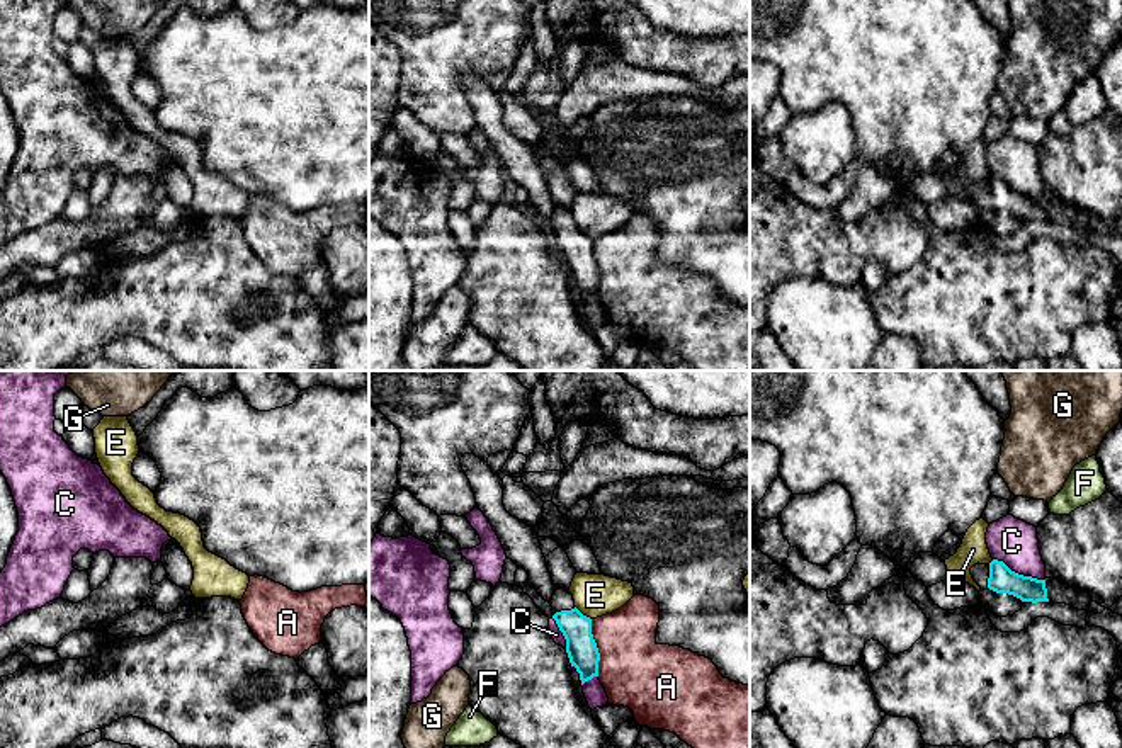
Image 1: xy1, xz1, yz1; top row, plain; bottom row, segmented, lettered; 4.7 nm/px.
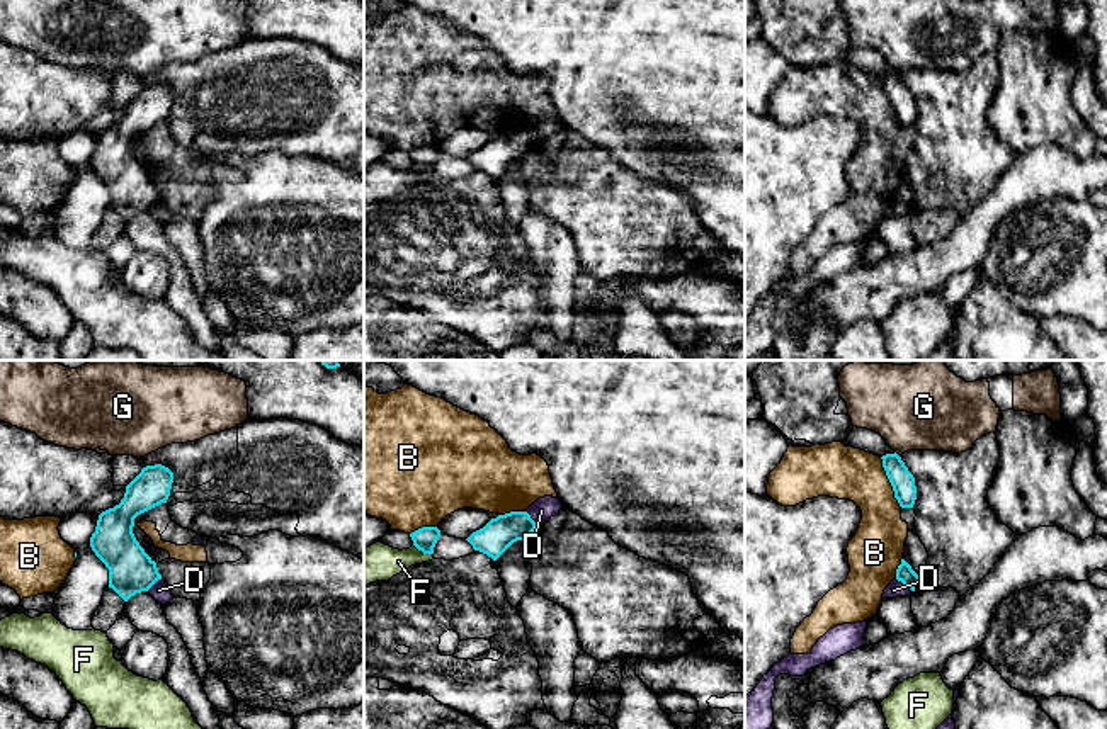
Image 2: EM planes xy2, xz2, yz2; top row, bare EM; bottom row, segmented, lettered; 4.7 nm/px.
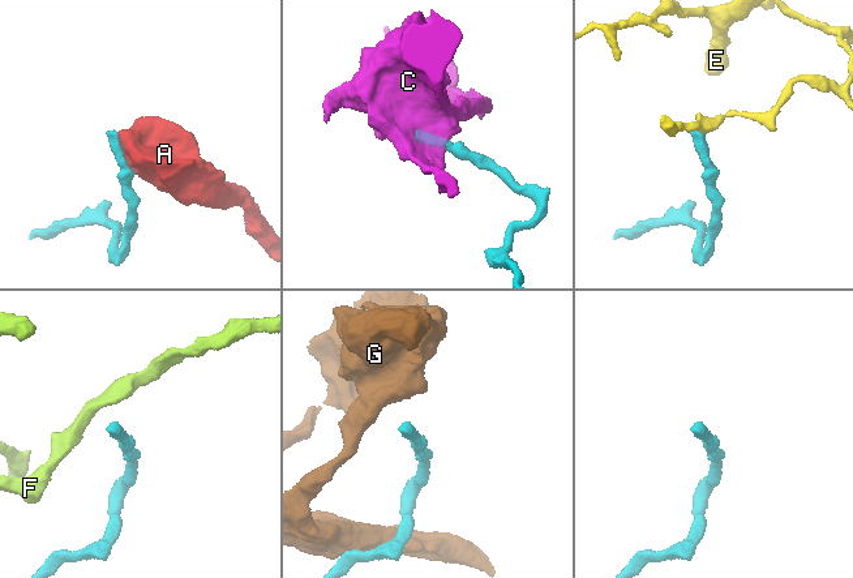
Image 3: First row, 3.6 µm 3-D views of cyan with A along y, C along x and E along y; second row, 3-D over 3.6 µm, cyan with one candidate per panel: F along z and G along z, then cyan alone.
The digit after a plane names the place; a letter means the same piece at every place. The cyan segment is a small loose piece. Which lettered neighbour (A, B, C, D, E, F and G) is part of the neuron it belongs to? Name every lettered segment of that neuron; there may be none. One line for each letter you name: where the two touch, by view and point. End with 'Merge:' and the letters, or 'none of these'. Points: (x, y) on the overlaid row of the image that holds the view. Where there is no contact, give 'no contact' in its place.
Merge: none of these

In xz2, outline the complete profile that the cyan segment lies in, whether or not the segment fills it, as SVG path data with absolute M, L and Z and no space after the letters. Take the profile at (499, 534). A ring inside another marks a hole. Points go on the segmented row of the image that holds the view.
M510 511L491 518L466 540L474 551L497 561L514 542L531 537L536 528L537 525L527 511Z

